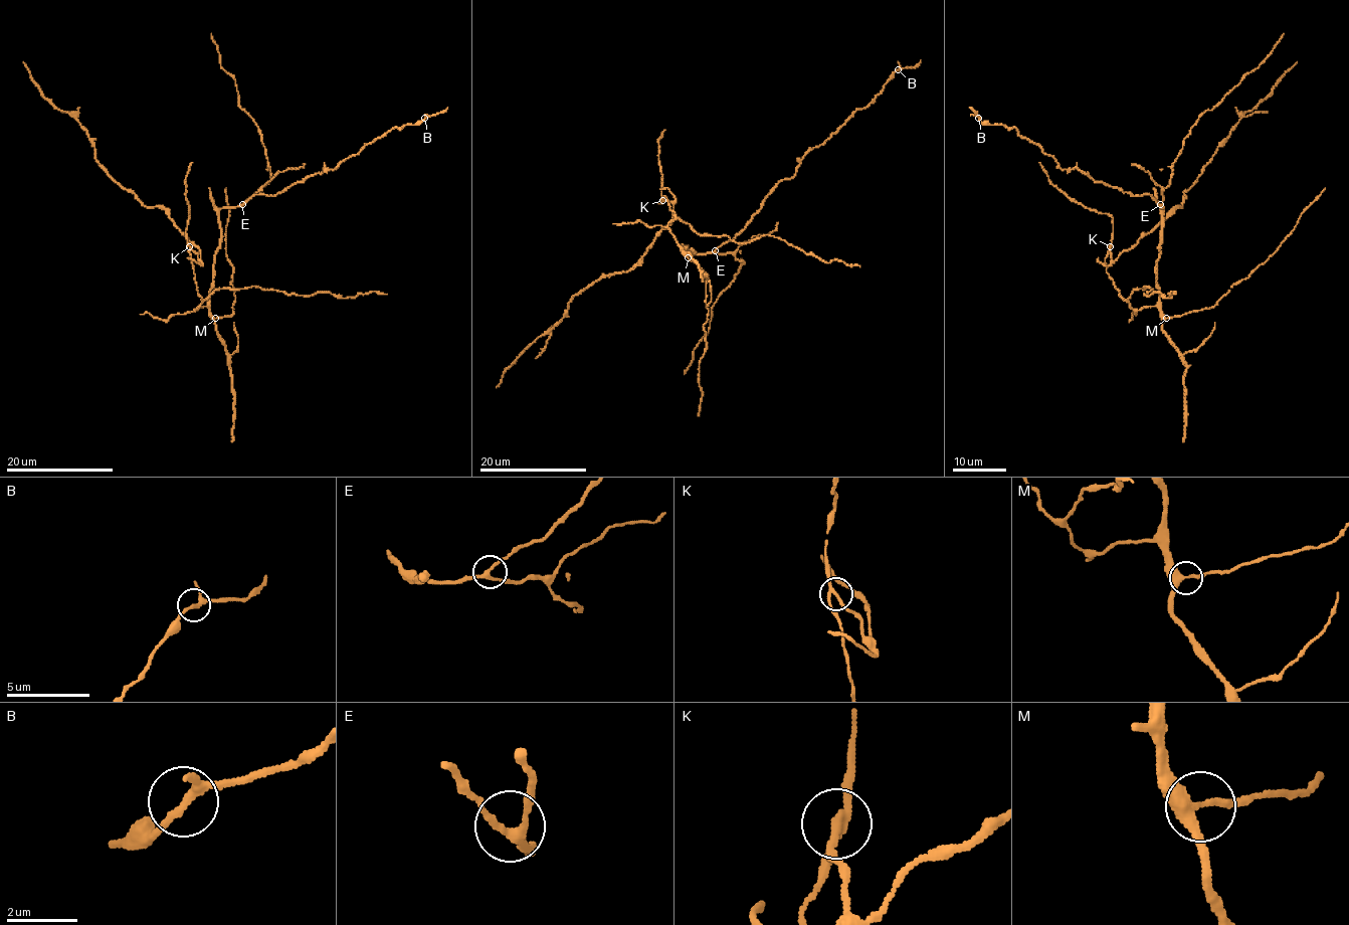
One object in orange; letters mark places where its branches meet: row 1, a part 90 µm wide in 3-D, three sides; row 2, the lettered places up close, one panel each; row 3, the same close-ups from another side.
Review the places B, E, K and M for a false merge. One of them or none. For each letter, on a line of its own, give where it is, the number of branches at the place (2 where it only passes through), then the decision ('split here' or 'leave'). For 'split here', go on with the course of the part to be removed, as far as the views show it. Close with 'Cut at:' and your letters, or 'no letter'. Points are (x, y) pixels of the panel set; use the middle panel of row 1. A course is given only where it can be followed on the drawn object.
B: at (898, 69); 3 branches meet; leave
E: at (715, 250); 3 branches meet; leave
K: at (662, 200); 3 branches meet; split here; foreign part runs (662, 201), (671, 203), (673, 218), (642, 258), (578, 293), (561, 321), (517, 358), (496, 387)
M: at (688, 257); 3 branches meet; leave
Cut at: K

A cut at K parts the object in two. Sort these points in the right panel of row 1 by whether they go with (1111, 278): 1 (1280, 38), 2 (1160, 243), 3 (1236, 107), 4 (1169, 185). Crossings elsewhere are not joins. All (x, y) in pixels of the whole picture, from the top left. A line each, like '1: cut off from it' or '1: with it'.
1: with it
2: with it
3: cut off from it
4: with it

